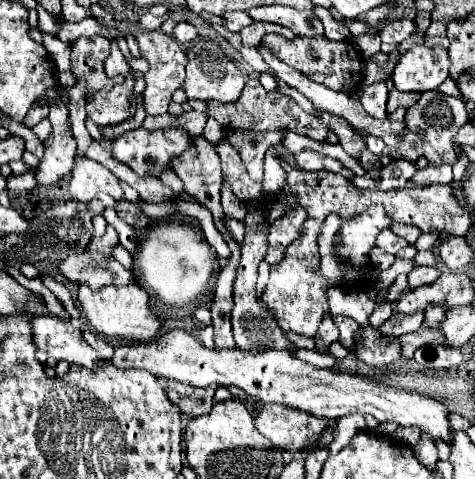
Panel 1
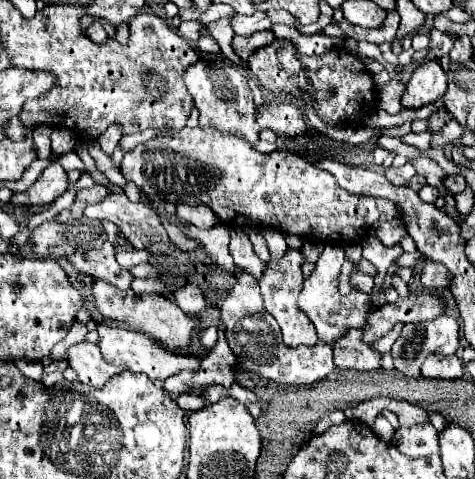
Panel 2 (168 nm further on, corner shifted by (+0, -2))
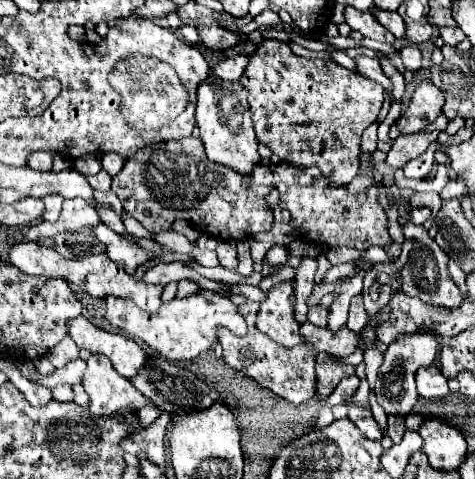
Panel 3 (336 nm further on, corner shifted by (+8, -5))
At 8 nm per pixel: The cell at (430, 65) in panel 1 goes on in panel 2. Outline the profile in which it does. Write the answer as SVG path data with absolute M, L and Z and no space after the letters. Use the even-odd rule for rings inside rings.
M428 60L412 70L412 76L402 92L404 108L418 108L428 102L436 102L446 92L446 74L442 66Z

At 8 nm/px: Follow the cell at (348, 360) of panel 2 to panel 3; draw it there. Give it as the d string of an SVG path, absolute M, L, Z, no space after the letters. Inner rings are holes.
M322 352L316 359L316 397L326 399L336 385L340 383L342 377L342 363L338 363L332 355Z

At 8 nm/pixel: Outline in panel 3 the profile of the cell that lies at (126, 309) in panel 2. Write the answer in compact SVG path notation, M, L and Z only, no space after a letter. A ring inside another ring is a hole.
M200 291L186 299L174 299L160 307L160 313L148 313L136 307L129 299L108 297L102 300L106 310L105 319L124 333L130 333L134 339L142 339L148 347L152 347L160 357L168 361L176 359L194 359L200 353L208 351L214 343L218 343L218 329L224 327L230 333L244 337L248 333L244 317L238 313L238 307L224 295L212 291Z

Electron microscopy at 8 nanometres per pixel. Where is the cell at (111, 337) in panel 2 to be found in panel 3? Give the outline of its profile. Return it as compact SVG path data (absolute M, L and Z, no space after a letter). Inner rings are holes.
M82 315L68 321L68 335L80 349L88 349L90 353L108 357L112 367L126 379L134 377L138 369L142 369L144 363L148 361L148 353L144 353L138 343L126 339L124 335L106 333L94 327Z

